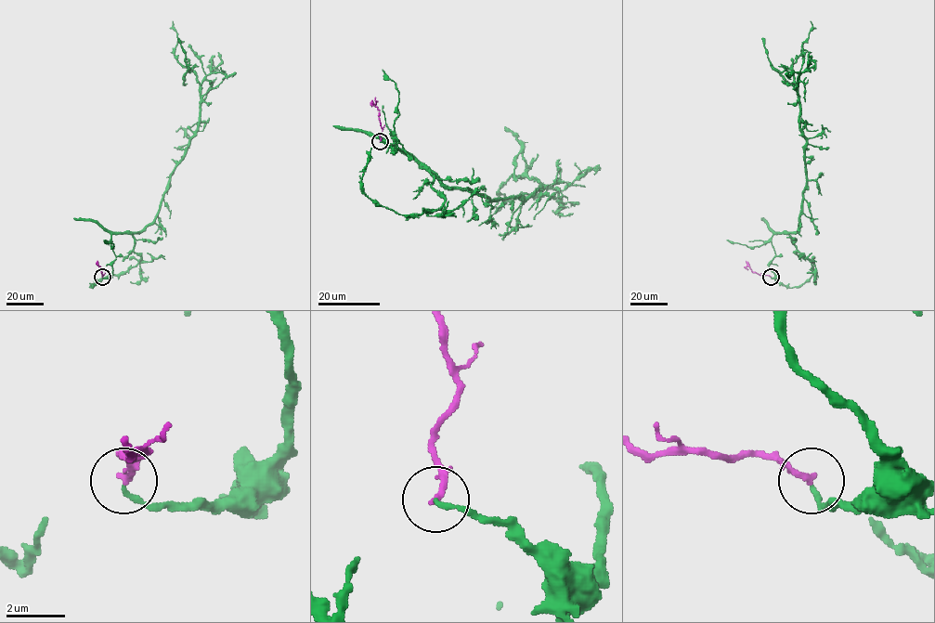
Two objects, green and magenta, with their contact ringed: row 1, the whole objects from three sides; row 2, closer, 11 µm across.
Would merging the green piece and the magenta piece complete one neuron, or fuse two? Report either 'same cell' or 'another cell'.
another cell

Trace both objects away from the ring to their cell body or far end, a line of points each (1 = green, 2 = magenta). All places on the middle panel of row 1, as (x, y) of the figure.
1: (380, 141), (396, 148), (396, 138), (448, 187), (488, 200), (524, 200), (542, 186), (511, 177), (496, 207)
2: (380, 141), (383, 130), (379, 110), (375, 100), (373, 103)

